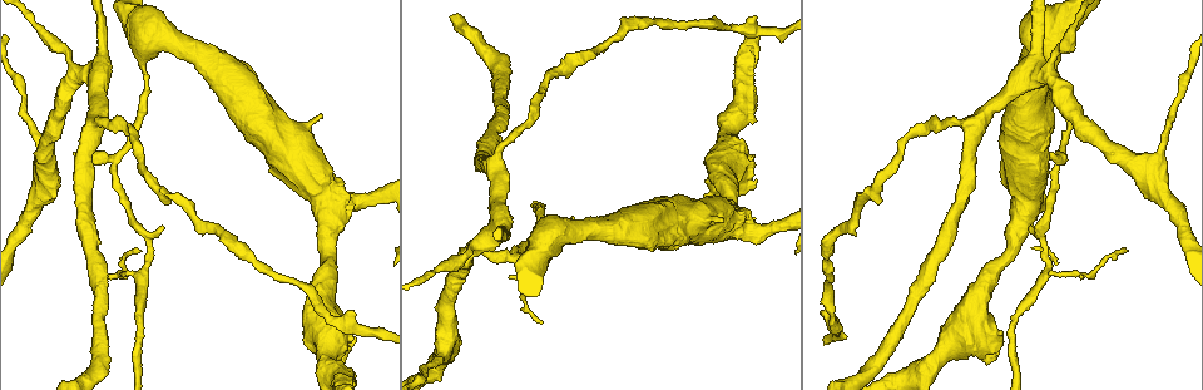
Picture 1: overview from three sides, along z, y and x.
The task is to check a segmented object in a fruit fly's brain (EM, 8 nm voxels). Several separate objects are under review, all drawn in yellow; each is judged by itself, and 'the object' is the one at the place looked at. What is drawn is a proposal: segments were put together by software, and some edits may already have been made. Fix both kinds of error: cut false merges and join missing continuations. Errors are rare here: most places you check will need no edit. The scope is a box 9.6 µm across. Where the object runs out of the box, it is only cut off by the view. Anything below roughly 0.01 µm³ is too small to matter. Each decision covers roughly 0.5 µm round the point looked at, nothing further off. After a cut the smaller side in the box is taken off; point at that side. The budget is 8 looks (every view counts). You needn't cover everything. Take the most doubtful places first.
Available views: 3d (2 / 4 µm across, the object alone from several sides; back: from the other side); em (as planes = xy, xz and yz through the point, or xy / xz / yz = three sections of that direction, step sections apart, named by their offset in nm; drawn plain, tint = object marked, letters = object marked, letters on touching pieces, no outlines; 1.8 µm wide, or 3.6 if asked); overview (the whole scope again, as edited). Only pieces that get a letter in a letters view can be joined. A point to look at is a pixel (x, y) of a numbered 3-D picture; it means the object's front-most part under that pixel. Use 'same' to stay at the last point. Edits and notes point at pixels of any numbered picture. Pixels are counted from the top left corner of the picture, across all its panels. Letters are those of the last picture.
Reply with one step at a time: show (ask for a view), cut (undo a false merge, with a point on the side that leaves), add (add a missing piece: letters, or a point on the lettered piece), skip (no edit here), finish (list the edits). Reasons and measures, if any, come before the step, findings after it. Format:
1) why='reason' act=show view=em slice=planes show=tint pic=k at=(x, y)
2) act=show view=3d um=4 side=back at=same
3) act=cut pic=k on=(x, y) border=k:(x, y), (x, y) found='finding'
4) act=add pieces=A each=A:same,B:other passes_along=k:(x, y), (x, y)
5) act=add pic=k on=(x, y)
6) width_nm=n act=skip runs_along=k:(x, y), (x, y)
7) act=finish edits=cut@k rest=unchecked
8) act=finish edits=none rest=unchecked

why='four or more arms meet' act=show view=3d um=4 pic=1 at=(473, 245)

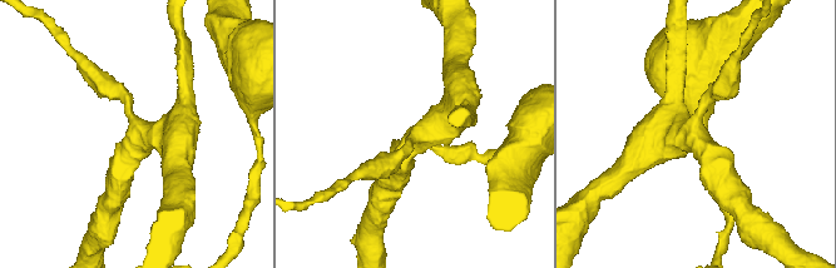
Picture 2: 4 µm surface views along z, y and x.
arms=4 act=show view=em um=3.6 slice=planes show=letters pic=2 at=(137, 124)

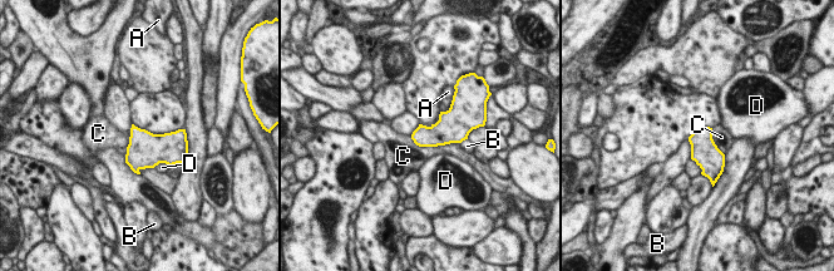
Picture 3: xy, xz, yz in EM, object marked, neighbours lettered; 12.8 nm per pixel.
act=skip each=A:other,B:other,C:other,D:other border=3:(410, 137), (419, 146), (459, 142) found='continuous, no second neuron'

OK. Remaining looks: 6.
act=show view=em slice=xy step=8 show=tint pic=1 at=(146, 271)

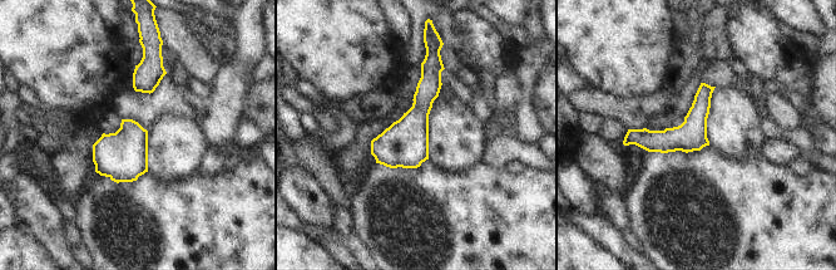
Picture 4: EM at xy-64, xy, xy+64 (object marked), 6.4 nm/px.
act=show view=em slice=planes show=tint at=same

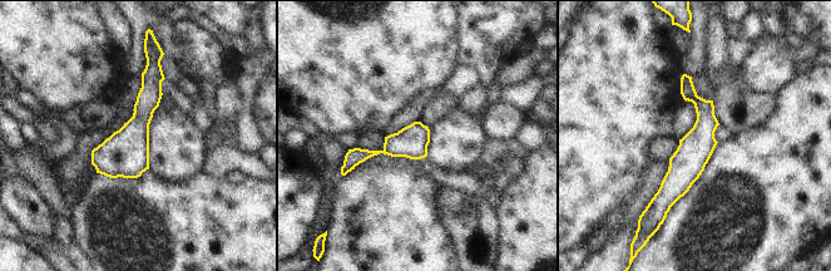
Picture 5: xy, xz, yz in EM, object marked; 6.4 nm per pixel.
act=show view=em slice=planes show=letters at=same

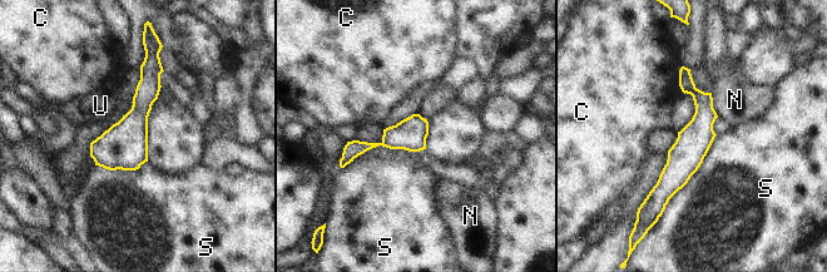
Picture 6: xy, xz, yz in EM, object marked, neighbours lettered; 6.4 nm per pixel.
act=skip each=C:other,N:other,S:other,U:other found='all the same neuron'

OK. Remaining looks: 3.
why='three-way junction' act=show view=3d um=4 pic=1 at=(1153, 162)

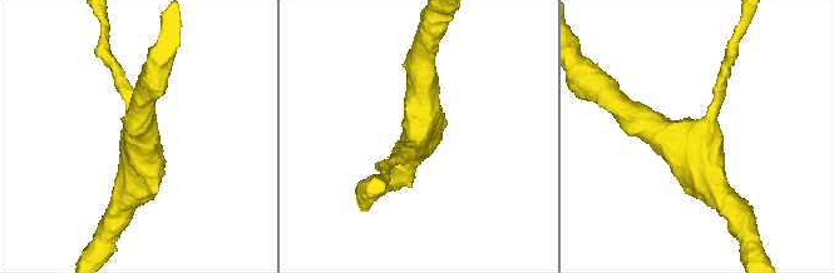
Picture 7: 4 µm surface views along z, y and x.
arms=3 arm_widths_nm=180,400,500 act=show view=em um=3.6 slice=planes show=plain pic=7 at=(699, 129)

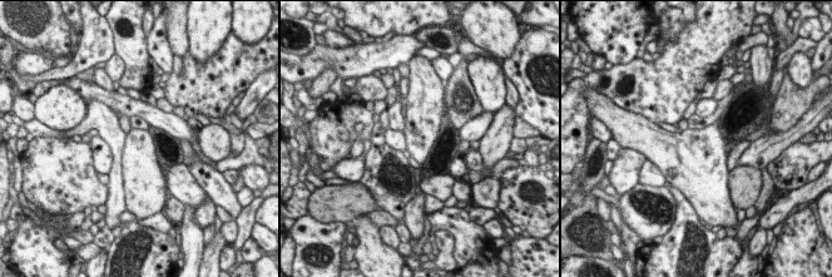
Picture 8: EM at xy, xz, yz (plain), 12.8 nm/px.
why='what lies round it' act=show view=em um=3.6 slice=planes show=letters at=same

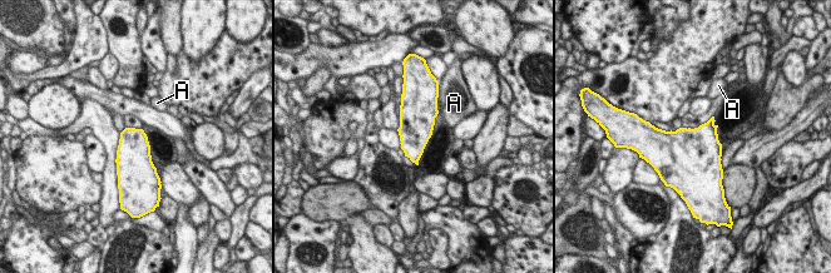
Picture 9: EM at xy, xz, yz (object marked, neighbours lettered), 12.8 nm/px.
longest_contact=A:150nm act=skip each=A:other border=9:(436, 103), (439, 113) found='continuous, no second neuron'

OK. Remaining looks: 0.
act=finish edits=none rest=unchecked

